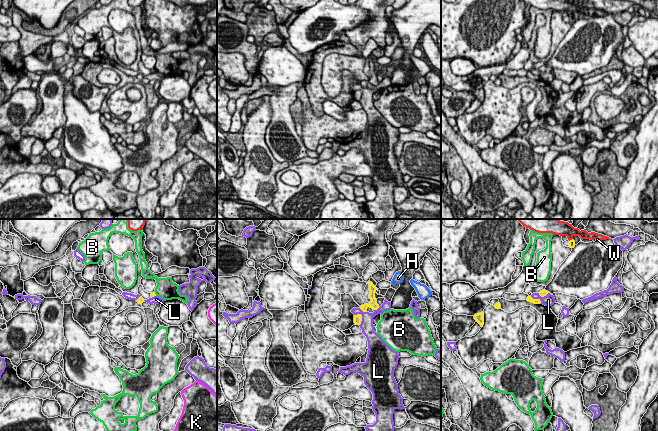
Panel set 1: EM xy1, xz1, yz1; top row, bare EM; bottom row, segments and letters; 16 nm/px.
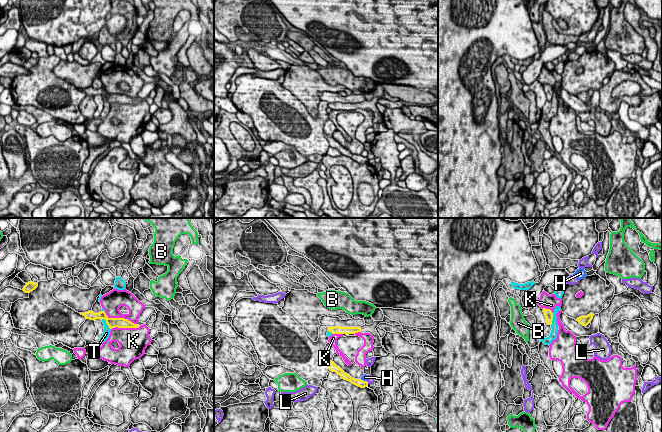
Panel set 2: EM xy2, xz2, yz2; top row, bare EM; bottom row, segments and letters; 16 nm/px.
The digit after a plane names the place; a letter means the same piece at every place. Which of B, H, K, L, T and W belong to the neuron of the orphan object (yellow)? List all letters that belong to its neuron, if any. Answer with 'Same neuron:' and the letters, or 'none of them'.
Same neuron: none of them

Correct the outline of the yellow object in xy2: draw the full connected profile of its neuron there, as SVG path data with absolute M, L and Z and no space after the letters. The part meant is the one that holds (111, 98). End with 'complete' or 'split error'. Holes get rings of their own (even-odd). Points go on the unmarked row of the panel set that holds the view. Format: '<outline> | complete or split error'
M92 86L80 89L83 91L86 95L94 96L97 95L105 95L107 101L110 105L118 103L118 104L139 104L141 101L145 100L149 105L152 105L154 103L153 98L147 97L146 99L138 98L137 100L132 99L131 97L124 95L124 94L109 94L105 87L101 87L99 89L94 89Z | split error

